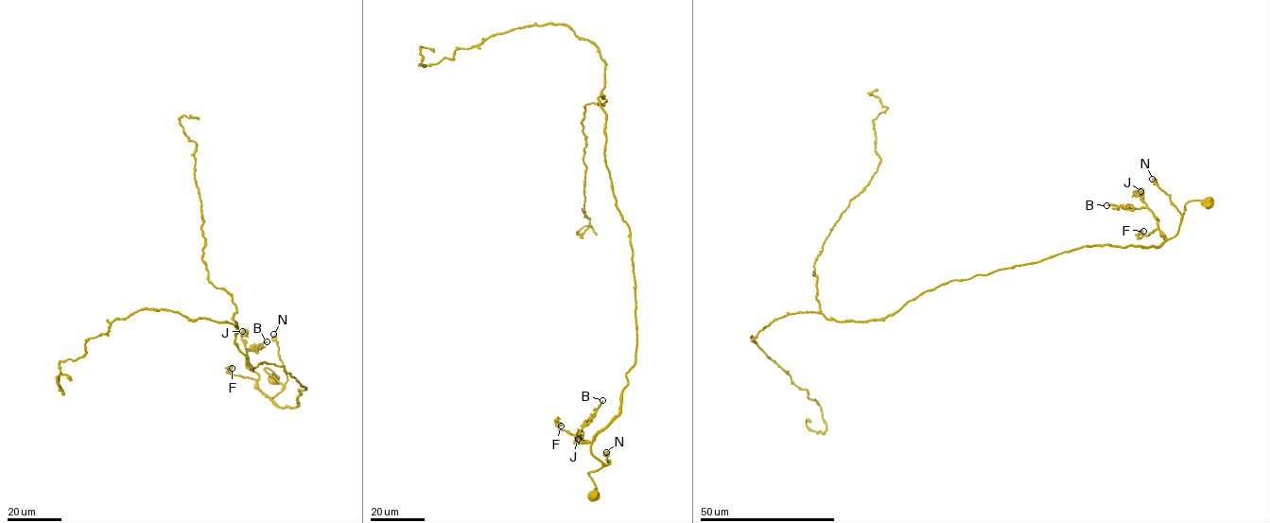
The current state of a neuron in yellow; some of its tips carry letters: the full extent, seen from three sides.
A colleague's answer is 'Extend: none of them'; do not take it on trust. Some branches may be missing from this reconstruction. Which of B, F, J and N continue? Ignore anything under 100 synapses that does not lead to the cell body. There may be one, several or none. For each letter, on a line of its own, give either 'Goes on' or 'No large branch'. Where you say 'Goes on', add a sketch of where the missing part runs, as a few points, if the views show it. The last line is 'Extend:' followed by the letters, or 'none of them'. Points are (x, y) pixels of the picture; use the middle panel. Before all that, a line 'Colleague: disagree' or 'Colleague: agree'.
Colleague: agree
B: No large branch
F: No large branch
J: No large branch
N: No large branch
Extend: none of them

